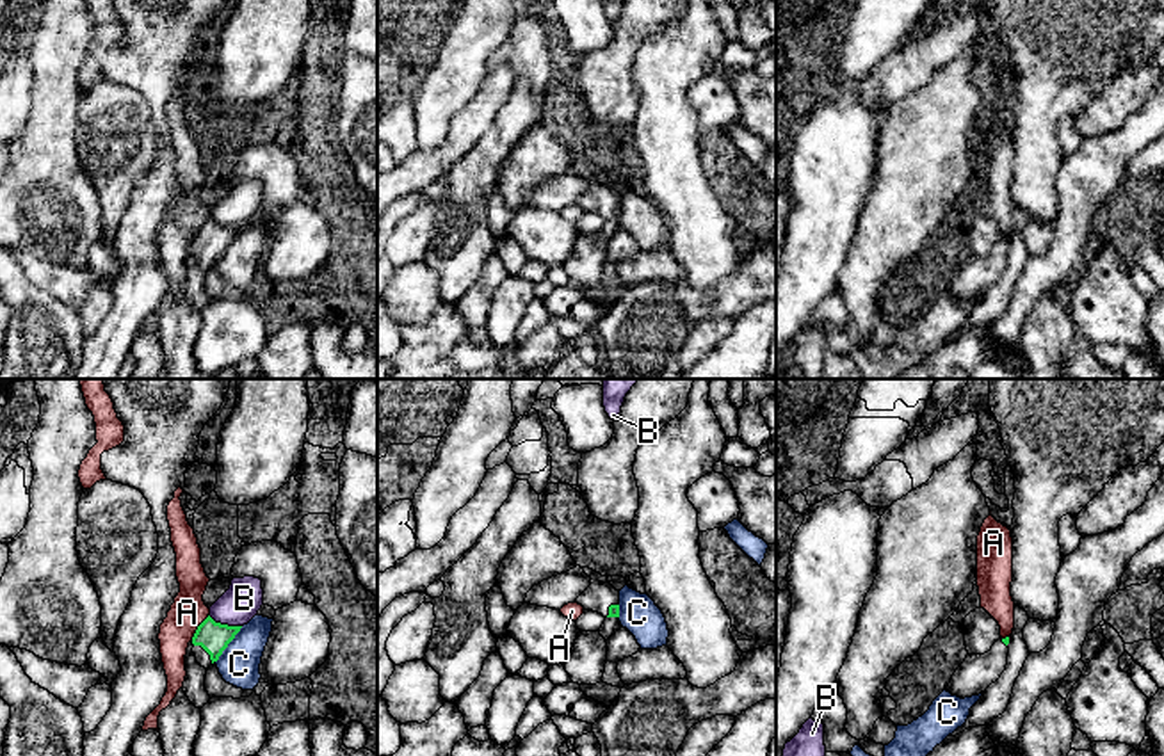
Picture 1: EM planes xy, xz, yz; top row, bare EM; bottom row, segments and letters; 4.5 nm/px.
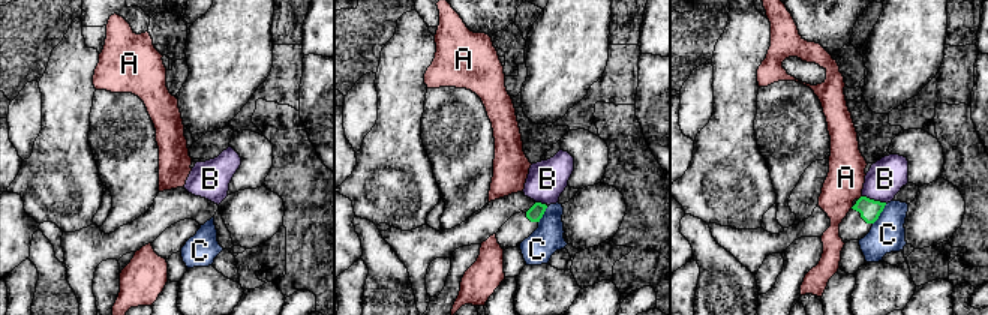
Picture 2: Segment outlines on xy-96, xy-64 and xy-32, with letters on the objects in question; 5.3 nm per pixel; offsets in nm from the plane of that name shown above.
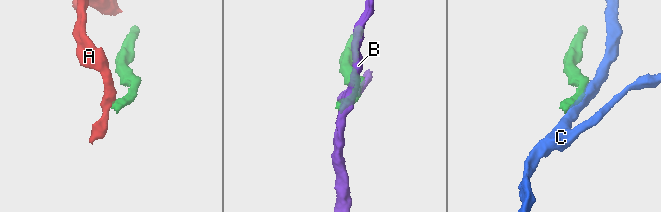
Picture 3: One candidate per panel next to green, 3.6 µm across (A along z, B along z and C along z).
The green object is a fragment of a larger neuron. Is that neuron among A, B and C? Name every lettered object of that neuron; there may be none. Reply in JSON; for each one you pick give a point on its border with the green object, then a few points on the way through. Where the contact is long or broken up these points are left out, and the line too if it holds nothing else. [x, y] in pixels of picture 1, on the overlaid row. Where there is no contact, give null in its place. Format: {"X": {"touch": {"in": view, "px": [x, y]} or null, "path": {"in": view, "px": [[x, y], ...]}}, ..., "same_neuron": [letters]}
{"same_neuron": []}

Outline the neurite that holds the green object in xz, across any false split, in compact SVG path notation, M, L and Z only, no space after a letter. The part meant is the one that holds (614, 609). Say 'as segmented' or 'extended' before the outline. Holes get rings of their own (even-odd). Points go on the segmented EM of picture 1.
extended | M589 567L582 569L591 578L591 585L577 598L577 603L584 610L598 612L603 617L619 617L619 591L607 582L607 576Z

